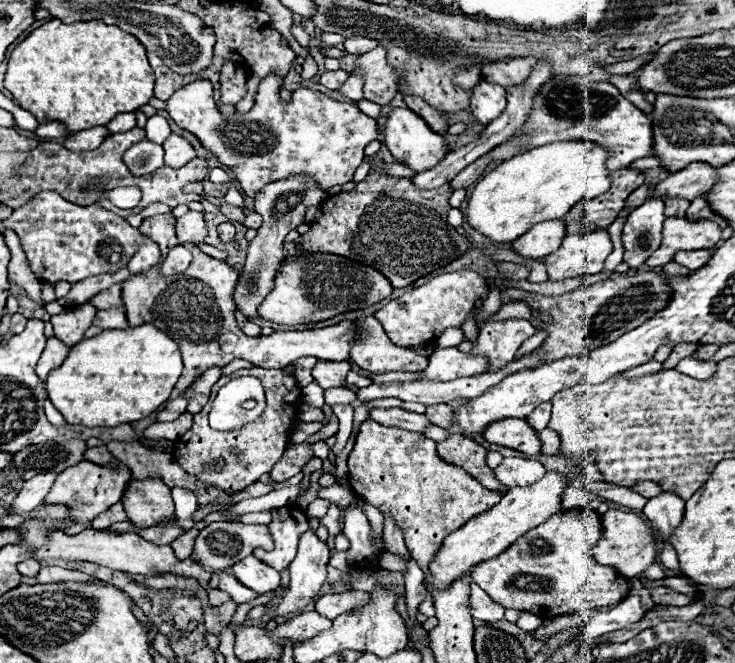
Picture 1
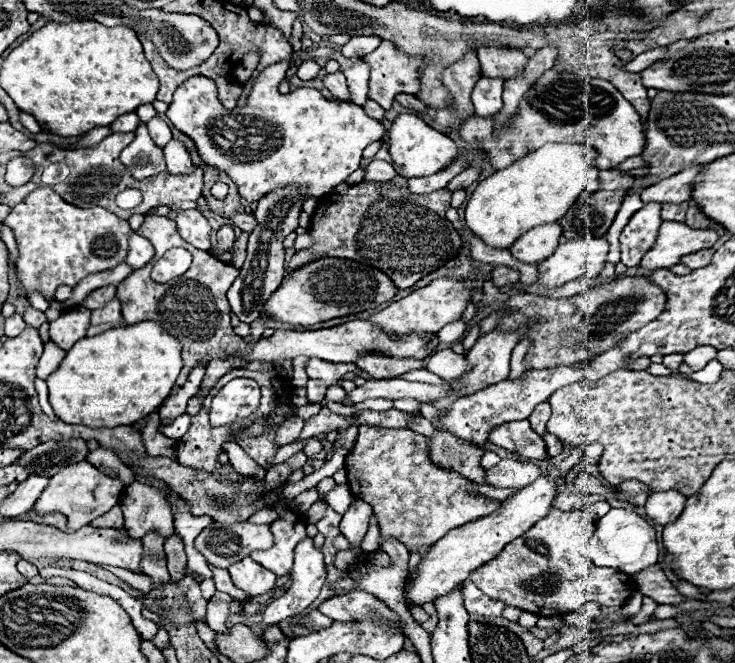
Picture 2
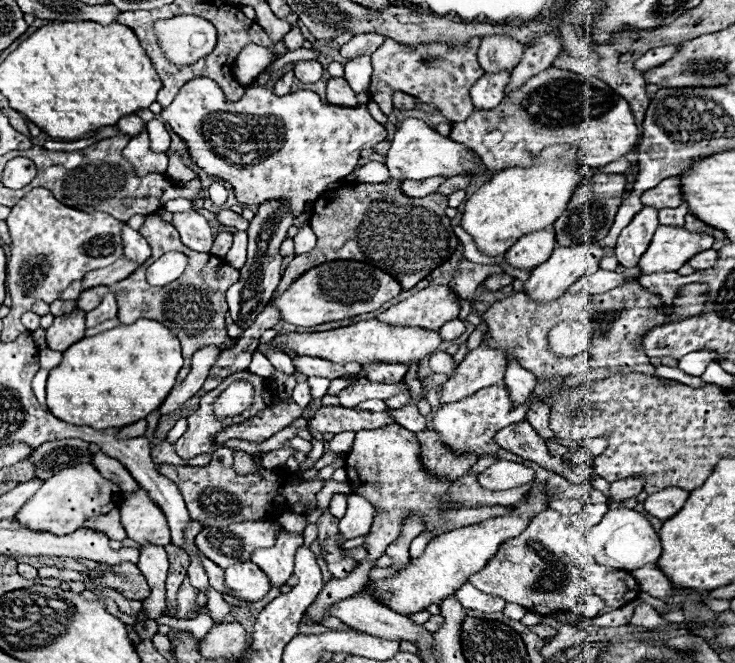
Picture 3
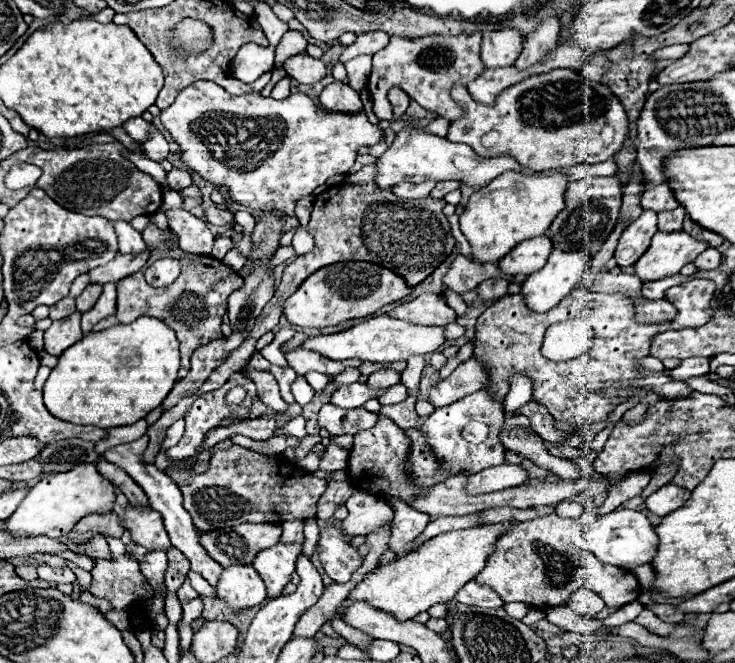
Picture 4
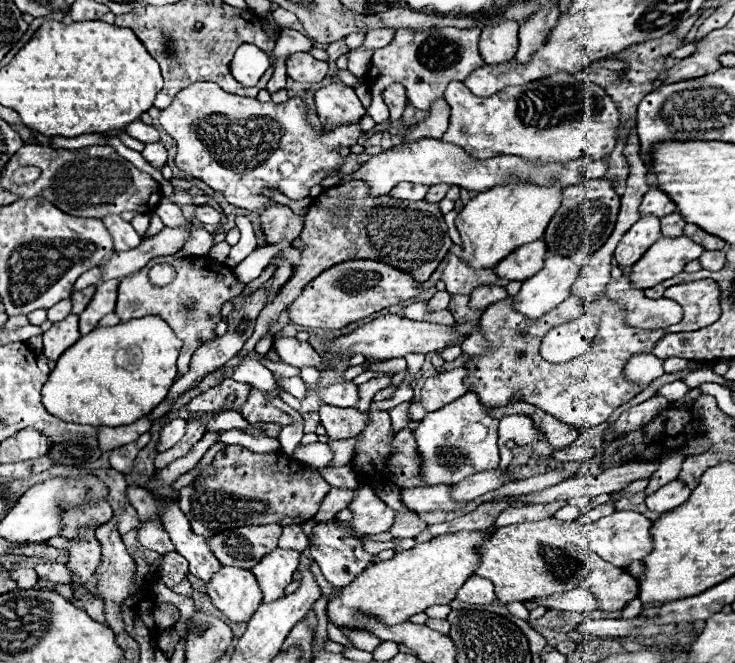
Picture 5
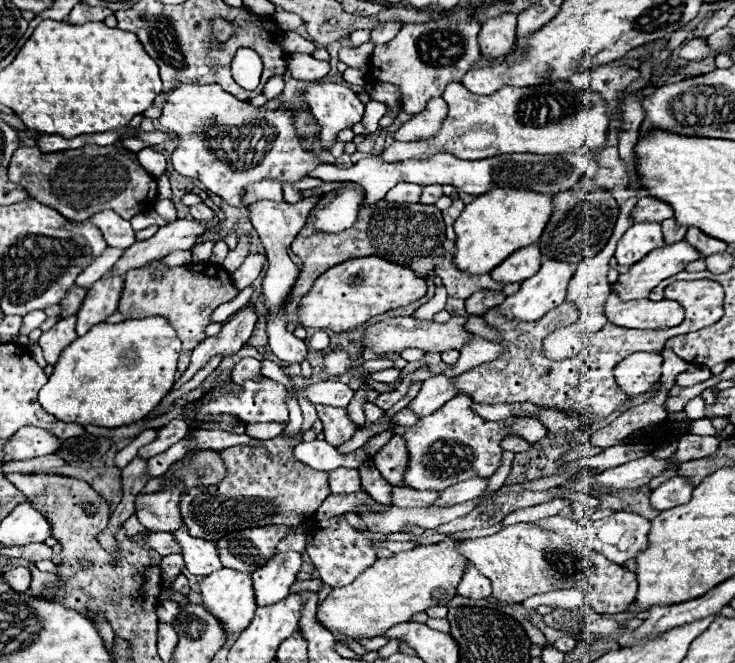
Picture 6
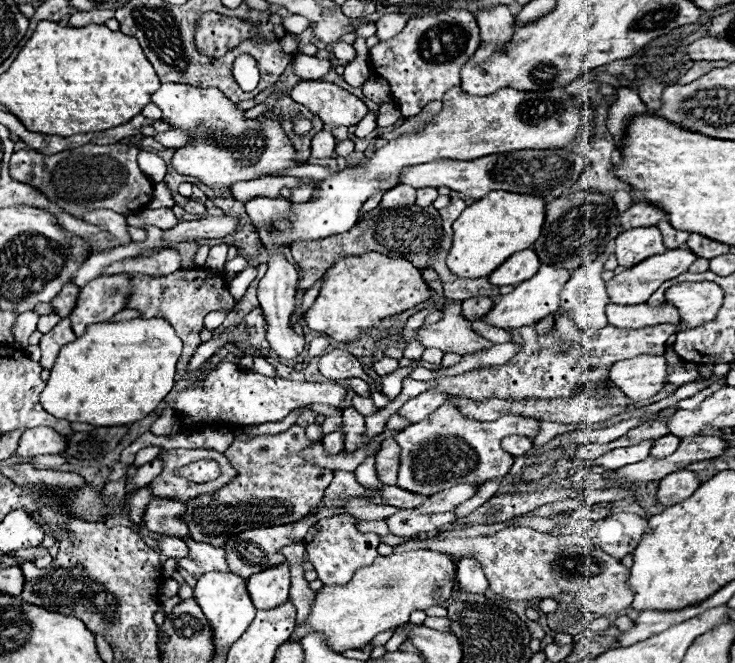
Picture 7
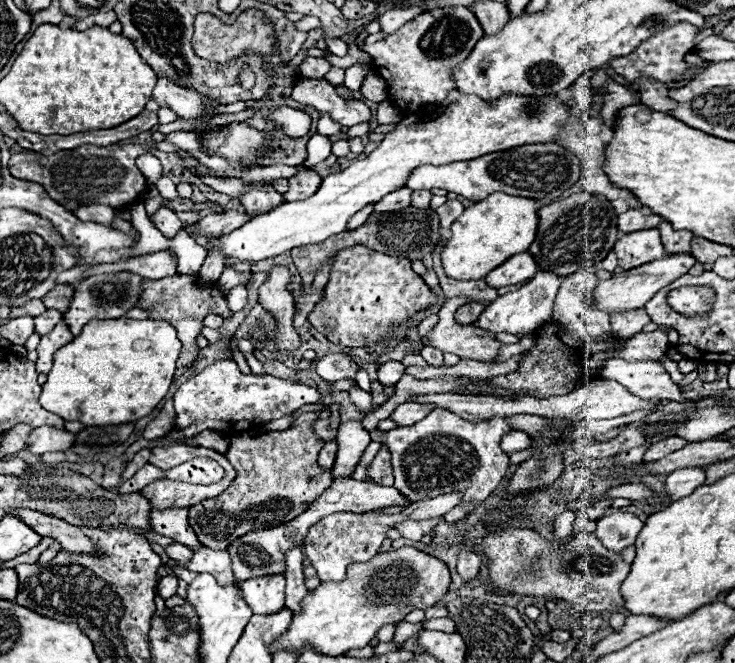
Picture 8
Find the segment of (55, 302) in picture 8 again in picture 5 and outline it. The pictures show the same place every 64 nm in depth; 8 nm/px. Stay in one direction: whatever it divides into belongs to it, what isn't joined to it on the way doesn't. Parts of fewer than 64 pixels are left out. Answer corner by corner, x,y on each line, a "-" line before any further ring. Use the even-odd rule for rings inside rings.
88,286
80,292
72,292
72,312
74,314
80,314
82,310
86,310
86,304
90,304
94,290
96,290
96,286

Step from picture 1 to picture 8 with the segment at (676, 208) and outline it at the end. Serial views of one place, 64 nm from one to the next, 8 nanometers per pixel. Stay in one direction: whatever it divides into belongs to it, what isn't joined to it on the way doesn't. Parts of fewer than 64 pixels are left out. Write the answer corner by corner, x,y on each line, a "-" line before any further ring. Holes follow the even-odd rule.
660,222
658,230
662,234
662,244
666,248
666,254
678,254
678,252
690,252
690,242
694,238
688,230
674,230
670,222

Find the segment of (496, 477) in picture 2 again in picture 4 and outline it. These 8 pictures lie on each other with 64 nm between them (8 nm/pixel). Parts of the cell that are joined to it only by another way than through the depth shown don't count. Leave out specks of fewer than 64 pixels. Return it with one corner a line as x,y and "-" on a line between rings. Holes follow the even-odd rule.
498,464
494,468
486,468
482,472
476,472
470,476
466,490
470,494
486,494
486,492
498,492
506,488
520,486
522,482
530,480
528,472
516,464

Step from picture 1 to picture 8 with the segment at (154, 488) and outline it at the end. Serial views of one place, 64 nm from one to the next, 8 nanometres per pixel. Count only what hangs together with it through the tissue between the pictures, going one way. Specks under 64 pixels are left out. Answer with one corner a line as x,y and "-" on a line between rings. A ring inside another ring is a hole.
172,542
172,544
166,548
166,554
168,554
172,560
178,560
178,562
182,562
182,564
190,562
190,558
192,558
192,550
186,548
184,544
178,544
178,542

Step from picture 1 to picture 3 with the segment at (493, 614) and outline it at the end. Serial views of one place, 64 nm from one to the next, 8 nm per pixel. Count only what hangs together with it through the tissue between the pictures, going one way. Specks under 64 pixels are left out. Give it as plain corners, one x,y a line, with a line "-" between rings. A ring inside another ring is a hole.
466,582
458,592
456,598
460,600
460,604
468,610
478,610
478,612
502,612
504,610
504,600
498,596
490,596
484,594
480,590
476,590
470,582

